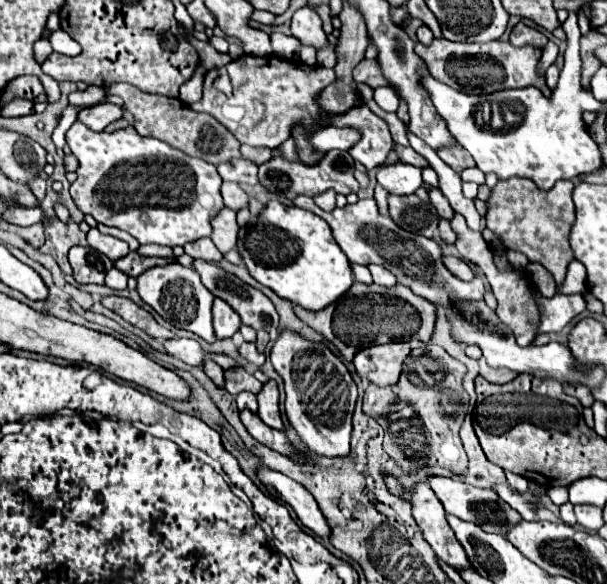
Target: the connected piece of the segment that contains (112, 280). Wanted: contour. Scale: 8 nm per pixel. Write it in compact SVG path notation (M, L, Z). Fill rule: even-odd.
M114 267L106 273L106 287L110 287L110 289L118 289L118 291L122 291L122 289L126 289L126 281L128 281L128 277L126 275L122 275L120 271L116 271Z

